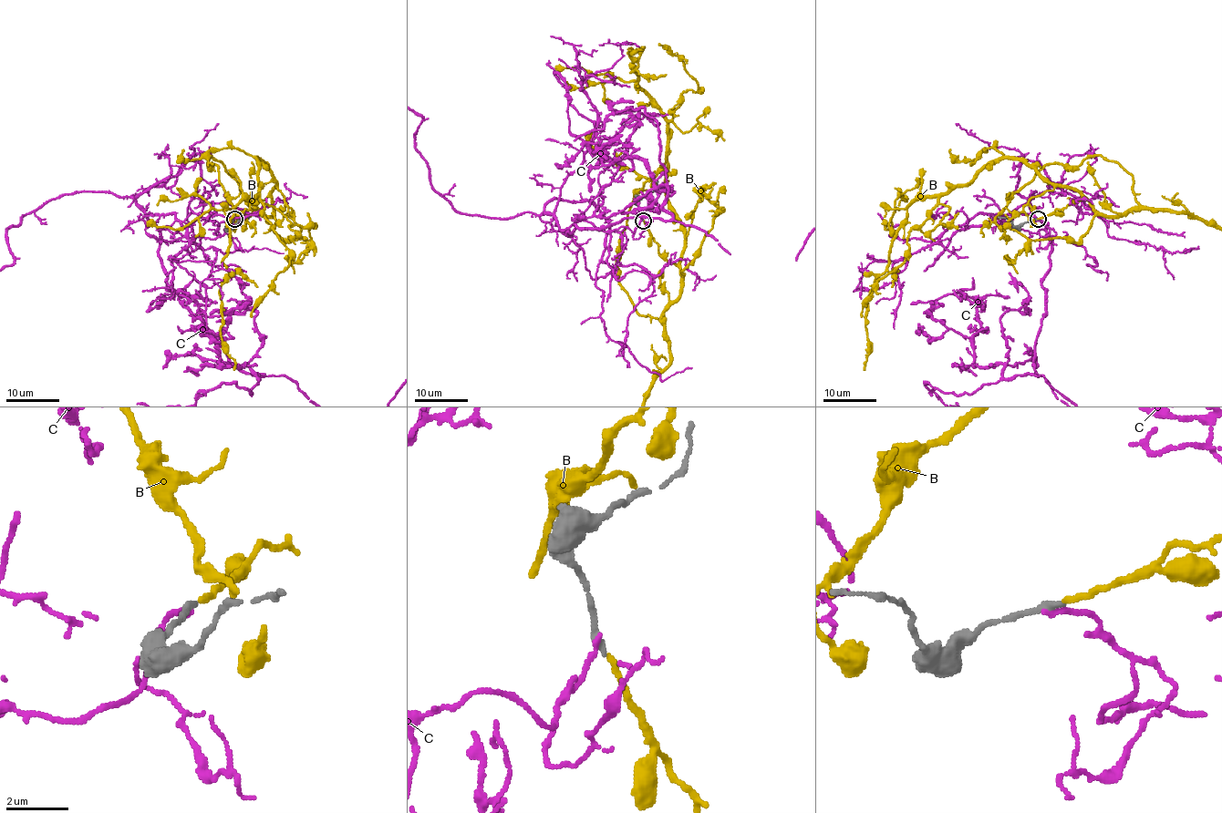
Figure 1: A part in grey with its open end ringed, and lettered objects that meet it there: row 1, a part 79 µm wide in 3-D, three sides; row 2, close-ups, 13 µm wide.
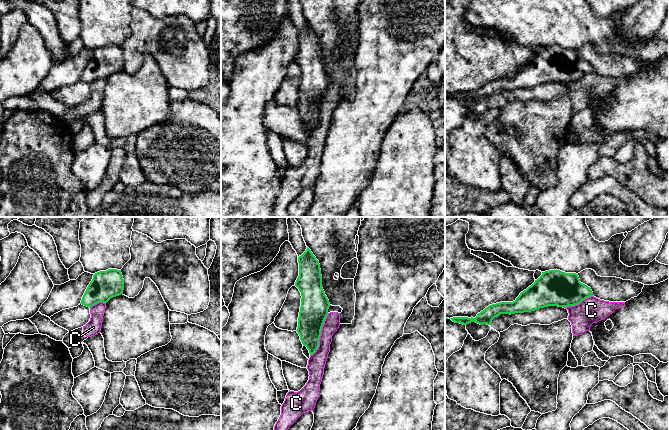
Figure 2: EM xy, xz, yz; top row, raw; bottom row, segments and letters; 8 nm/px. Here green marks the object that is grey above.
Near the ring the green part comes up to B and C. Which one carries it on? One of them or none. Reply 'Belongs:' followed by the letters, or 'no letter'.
Belongs: B

